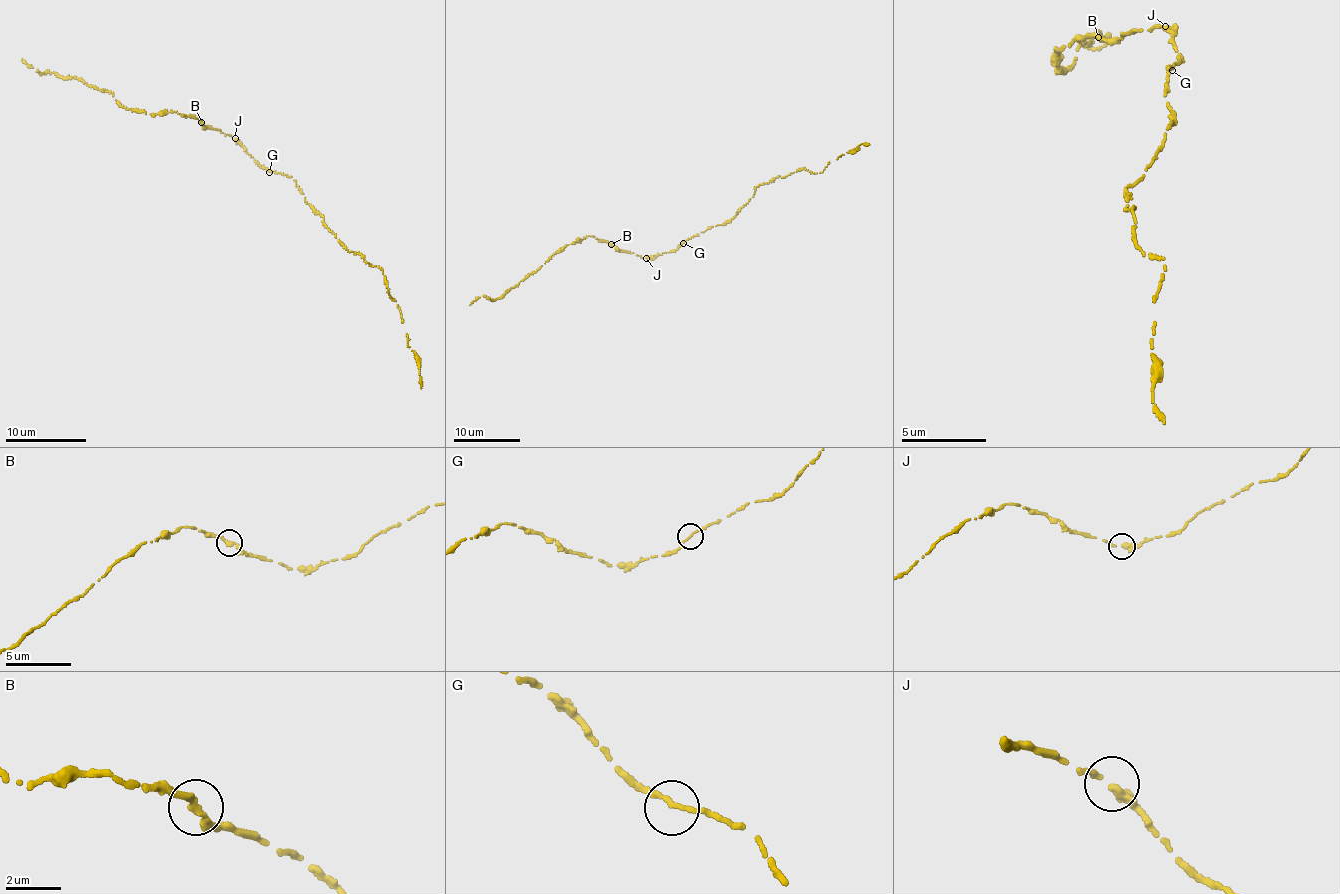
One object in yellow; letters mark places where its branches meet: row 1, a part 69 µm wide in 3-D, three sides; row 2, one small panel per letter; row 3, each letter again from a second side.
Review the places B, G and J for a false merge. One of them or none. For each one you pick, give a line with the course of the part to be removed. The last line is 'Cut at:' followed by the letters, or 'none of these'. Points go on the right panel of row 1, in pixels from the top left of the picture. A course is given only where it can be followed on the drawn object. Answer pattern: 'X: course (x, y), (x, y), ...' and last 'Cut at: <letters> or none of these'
Cut at: none of these

